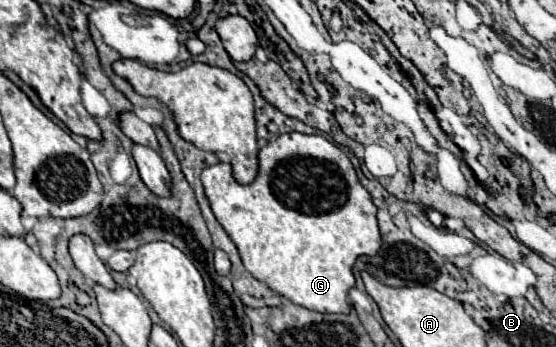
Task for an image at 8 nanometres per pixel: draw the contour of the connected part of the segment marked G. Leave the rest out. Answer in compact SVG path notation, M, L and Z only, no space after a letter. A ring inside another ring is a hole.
M284 133L272 141L268 141L266 147L260 149L260 155L258 155L258 175L252 183L248 185L240 185L234 181L234 175L232 175L232 167L230 163L216 163L212 167L206 167L202 171L202 185L204 185L204 191L206 191L206 197L210 201L210 207L212 207L212 213L216 217L216 221L224 227L224 231L228 233L228 237L234 241L238 253L240 253L240 259L244 263L244 267L258 279L262 281L266 287L270 287L274 293L286 297L288 301L292 301L294 305L300 305L300 307L306 307L306 309L312 309L312 311L318 311L318 313L350 313L350 305L348 305L348 289L354 287L354 275L352 275L352 265L356 263L356 259L360 255L376 255L380 245L382 245L382 239L380 239L380 231L378 231L378 223L376 223L376 205L372 203L372 197L370 193L362 187L362 183L358 181L356 177L356 171L348 159L348 155L334 143L330 143L326 137L322 135L304 135L304 133Z

